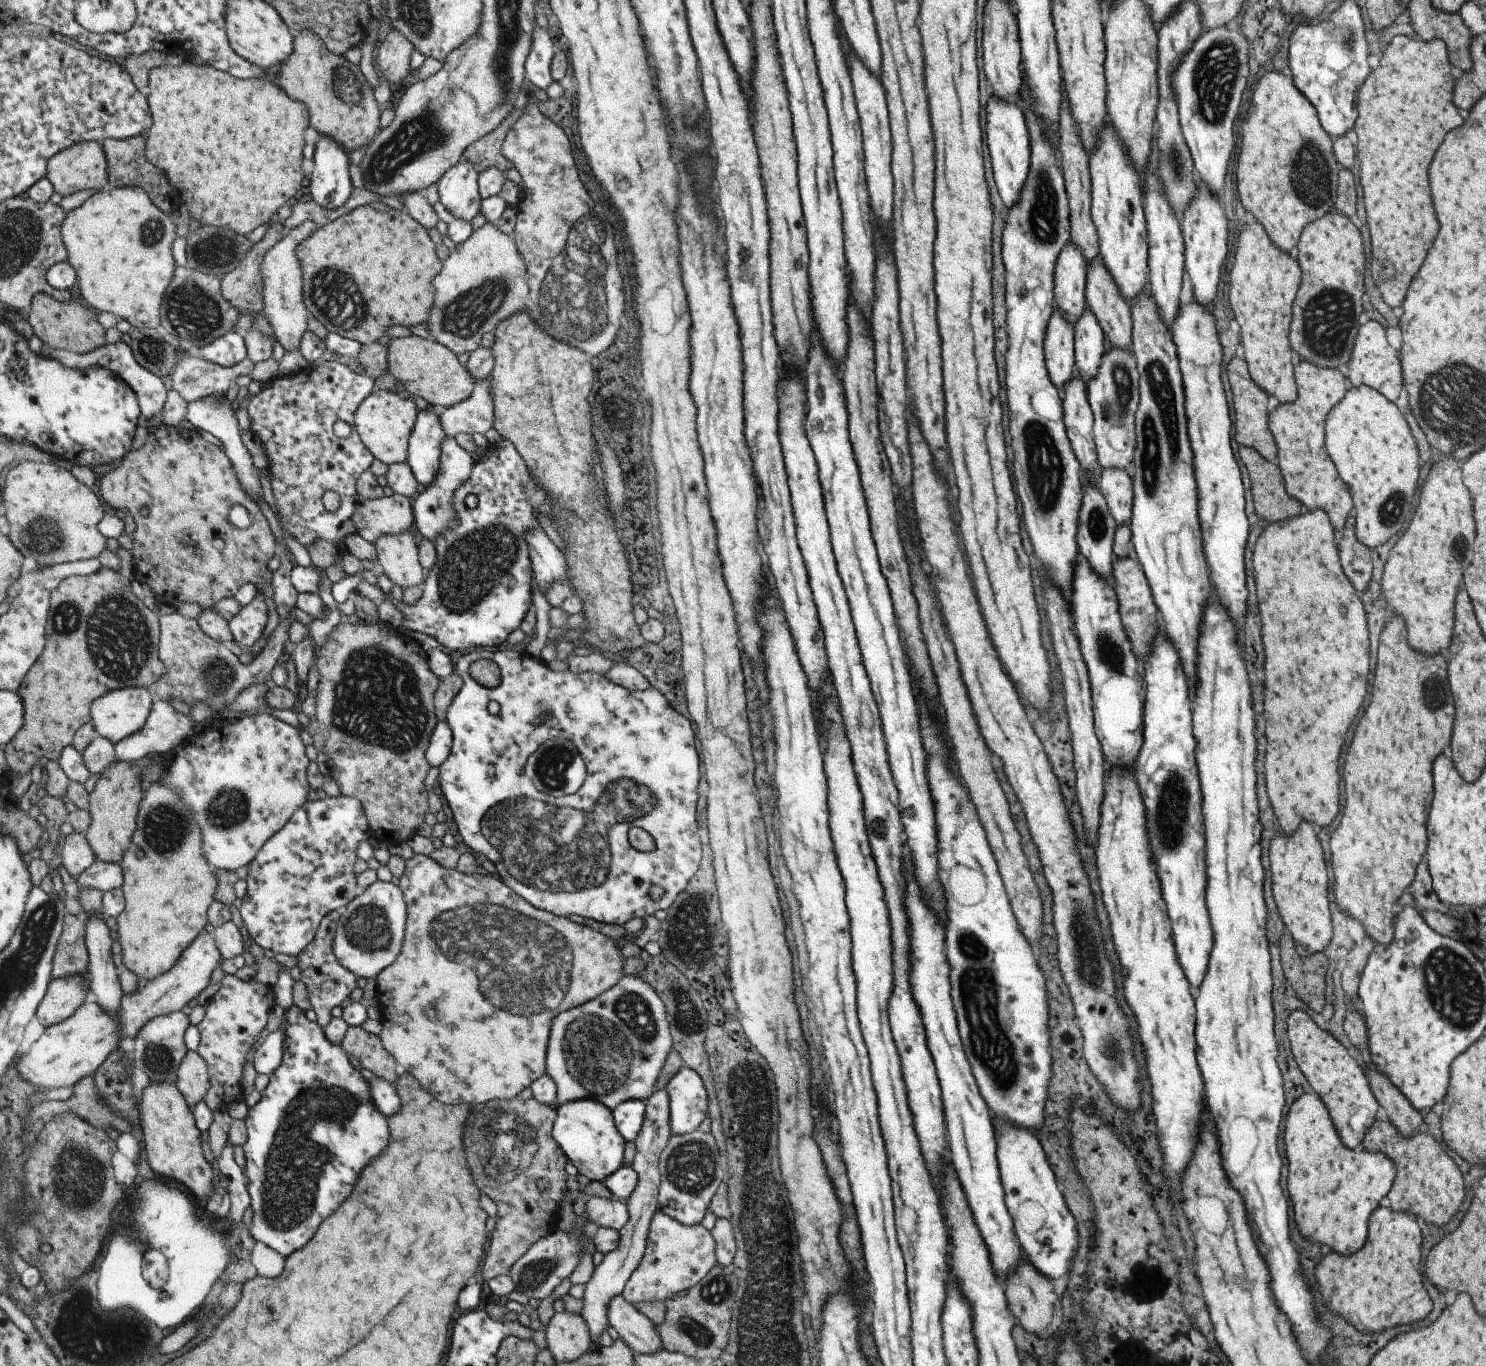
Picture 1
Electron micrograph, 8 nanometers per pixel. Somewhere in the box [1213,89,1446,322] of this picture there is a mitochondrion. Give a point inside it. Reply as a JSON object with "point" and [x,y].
{"point":[1311,180]}

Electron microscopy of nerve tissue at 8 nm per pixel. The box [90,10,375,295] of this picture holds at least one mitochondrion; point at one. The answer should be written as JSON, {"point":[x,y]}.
{"point":[347,86]}

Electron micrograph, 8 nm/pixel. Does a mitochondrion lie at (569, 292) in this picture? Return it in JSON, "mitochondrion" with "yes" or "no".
{"mitochondrion":"yes"}

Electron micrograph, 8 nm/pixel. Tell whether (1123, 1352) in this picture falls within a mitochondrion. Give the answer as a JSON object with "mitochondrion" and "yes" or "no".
{"mitochondrion":"no"}

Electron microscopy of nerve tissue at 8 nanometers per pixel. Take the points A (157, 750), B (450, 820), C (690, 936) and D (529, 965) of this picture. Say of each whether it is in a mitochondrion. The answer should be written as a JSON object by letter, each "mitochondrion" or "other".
{"A":"other","B":"other","C":"mitochondrion","D":"mitochondrion"}

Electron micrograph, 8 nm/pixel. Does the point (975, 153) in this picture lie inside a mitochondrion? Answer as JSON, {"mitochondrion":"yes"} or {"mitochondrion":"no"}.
{"mitochondrion":"no"}

